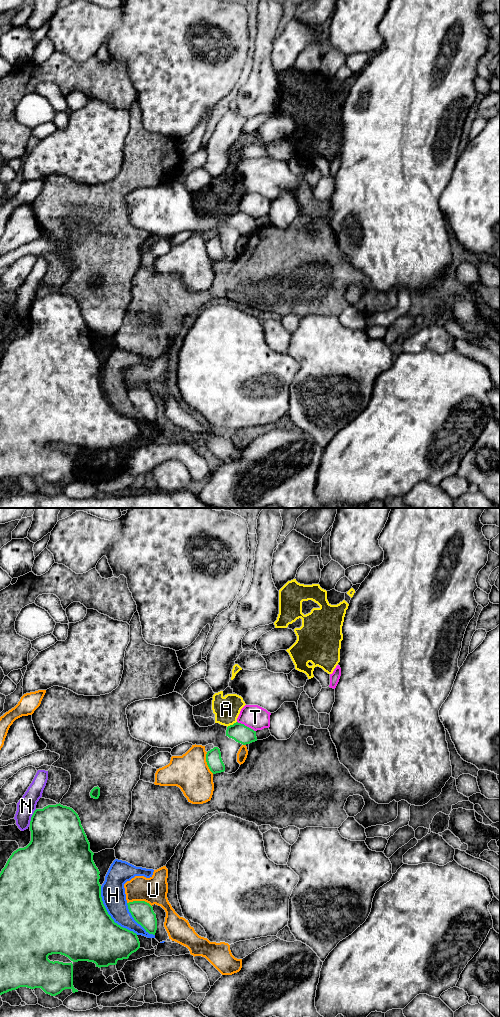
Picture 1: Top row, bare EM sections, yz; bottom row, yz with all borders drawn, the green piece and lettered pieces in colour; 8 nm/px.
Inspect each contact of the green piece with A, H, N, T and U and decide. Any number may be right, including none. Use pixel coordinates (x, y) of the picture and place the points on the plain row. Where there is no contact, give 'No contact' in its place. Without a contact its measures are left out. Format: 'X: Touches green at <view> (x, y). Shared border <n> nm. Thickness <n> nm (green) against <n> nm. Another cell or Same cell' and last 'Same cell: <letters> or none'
A: Touches green at yz (231, 213). Shared border 90 nm. Thickness 150 nm (green) against 200 nm. Another cell
H: Touches green at yz (109, 403). Shared border 500 nm. Thickness 500 nm (green) against 190 nm. Another cell
N: Touches green at yz (31, 305). Shared border 140 nm. Thickness 420 nm (green) against 150 nm. Another cell
T: Touches green at yz (246, 214). Shared border 170 nm. Thickness 150 nm (green) against 190 nm. Another cell
U: Touches green at yz (139, 389). Shared border 200 nm. Thickness 170 nm (green) against 220 nm. Another cell
Same cell: none

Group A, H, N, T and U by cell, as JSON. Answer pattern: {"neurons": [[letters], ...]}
{"neurons": [["A"], ["H"], ["N"], ["T"], ["U"]]}

